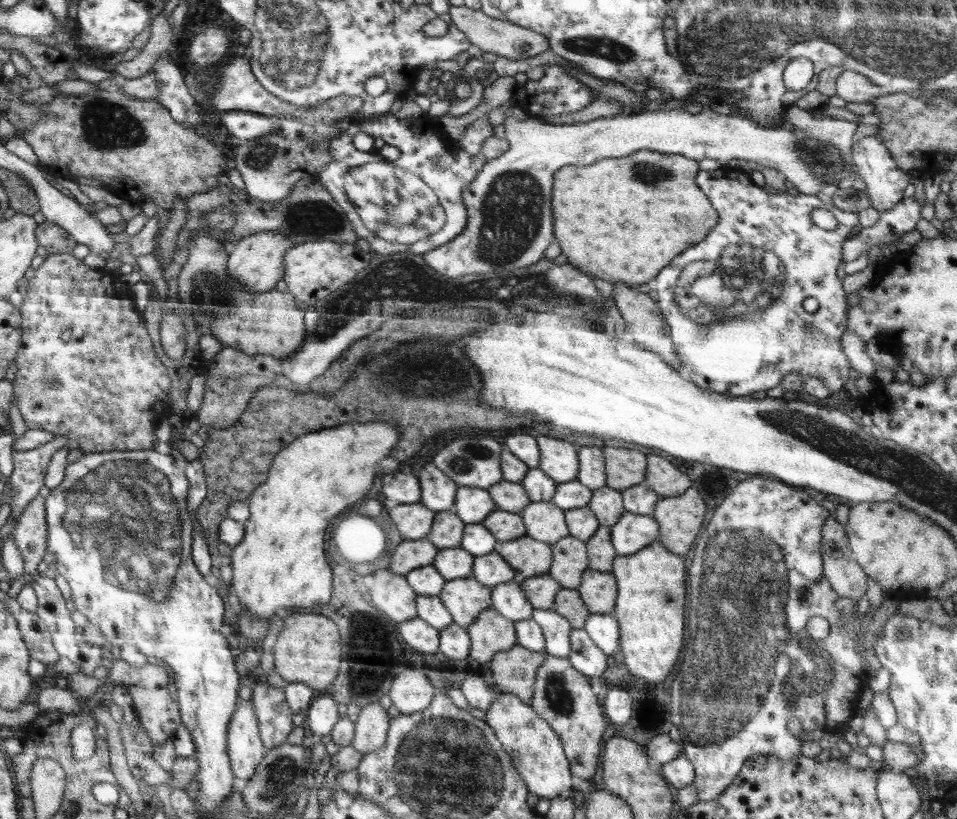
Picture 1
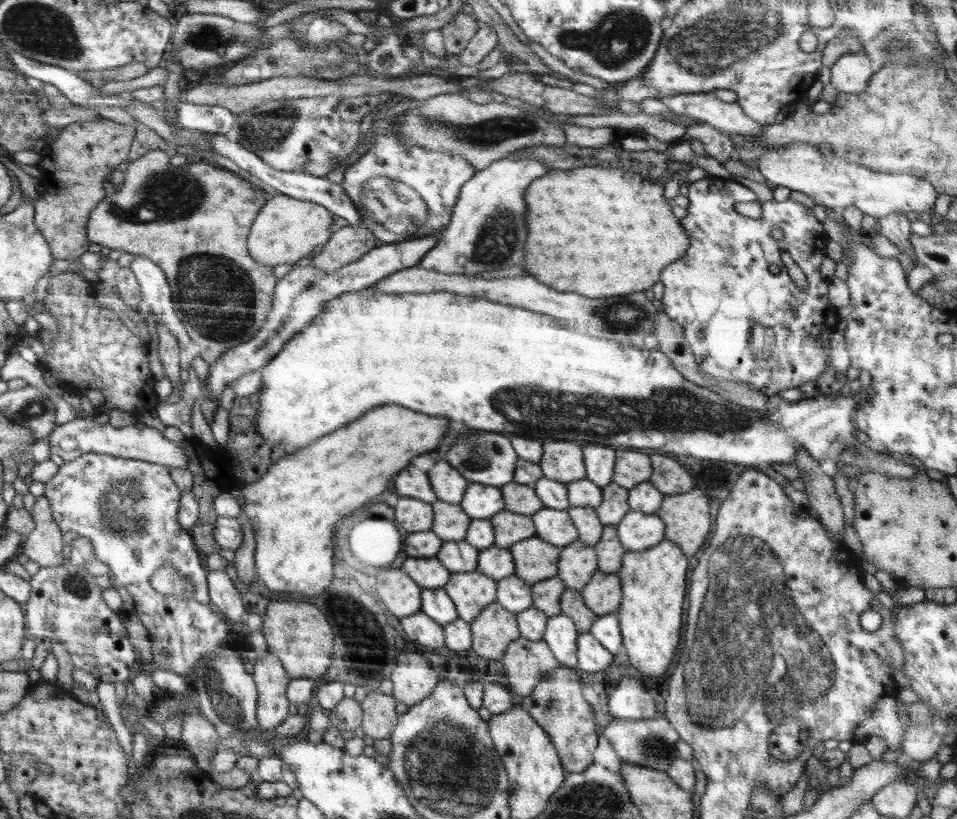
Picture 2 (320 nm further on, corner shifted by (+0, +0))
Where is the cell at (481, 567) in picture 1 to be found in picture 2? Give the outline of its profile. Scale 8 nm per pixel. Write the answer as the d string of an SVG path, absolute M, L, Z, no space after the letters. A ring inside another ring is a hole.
M492 545L479 551L477 571L495 581L515 574L516 565L509 549Z

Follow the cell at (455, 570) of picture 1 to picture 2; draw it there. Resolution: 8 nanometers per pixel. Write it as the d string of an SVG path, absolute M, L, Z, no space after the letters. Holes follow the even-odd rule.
M465 540L445 541L435 557L451 573L472 572L477 570L479 550Z

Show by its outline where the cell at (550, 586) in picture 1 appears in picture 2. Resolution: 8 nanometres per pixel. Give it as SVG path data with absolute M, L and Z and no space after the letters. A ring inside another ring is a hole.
M552 577L531 585L533 608L540 610L548 617L561 614L561 596L568 588L560 578Z

